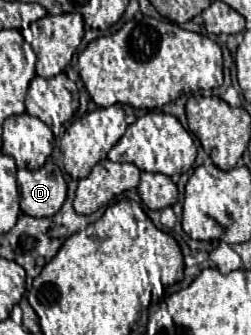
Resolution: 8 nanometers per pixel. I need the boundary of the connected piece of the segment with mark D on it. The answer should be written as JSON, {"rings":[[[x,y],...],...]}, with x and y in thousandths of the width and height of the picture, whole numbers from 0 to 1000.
{"rings":[[[191,481],[143,510],[72,510],[80,618],[120,648],[207,648],[263,594],[263,540],[223,487]]]}

